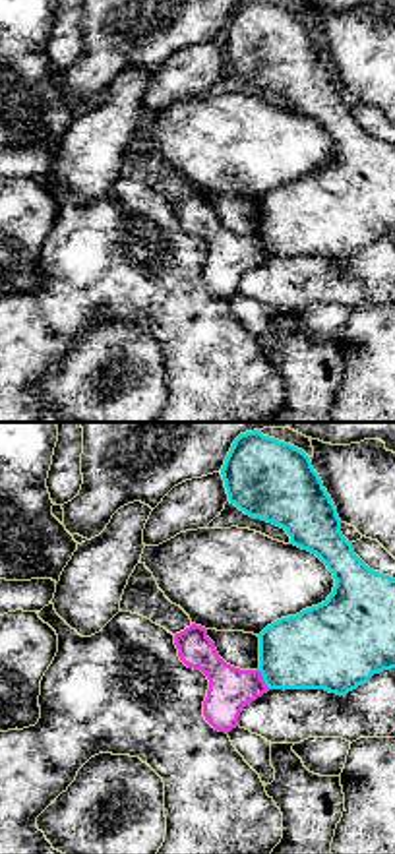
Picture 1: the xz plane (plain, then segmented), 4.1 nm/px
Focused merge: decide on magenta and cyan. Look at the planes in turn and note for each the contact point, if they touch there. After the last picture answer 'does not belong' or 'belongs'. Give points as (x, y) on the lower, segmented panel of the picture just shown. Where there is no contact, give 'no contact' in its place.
meets magenta at (262, 678)

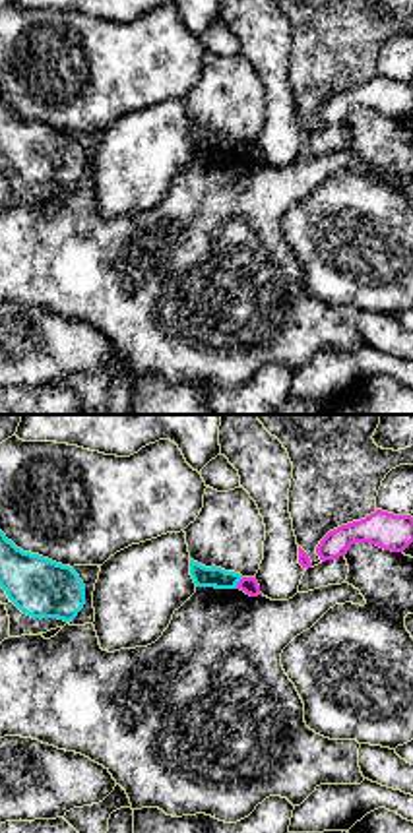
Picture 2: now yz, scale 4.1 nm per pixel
meets magenta at (237, 584)

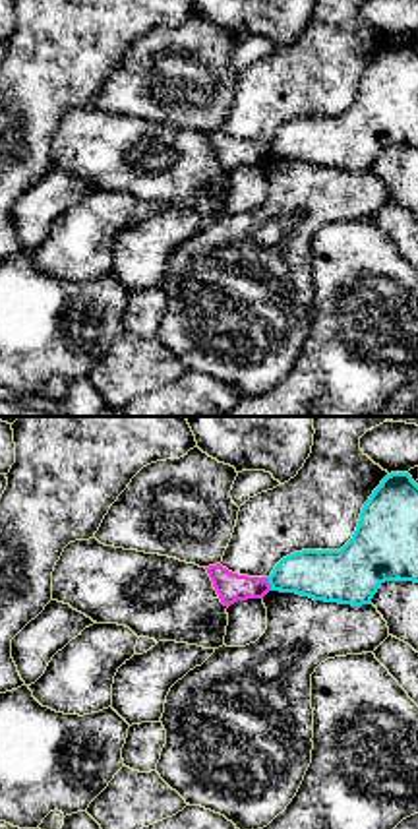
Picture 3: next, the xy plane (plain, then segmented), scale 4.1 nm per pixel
meets magenta at (268, 583)

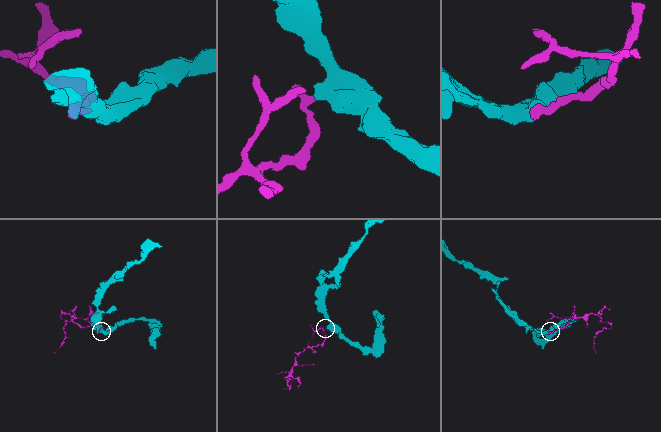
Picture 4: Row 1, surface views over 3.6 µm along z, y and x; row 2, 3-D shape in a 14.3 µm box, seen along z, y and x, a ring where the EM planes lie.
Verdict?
does not belong

